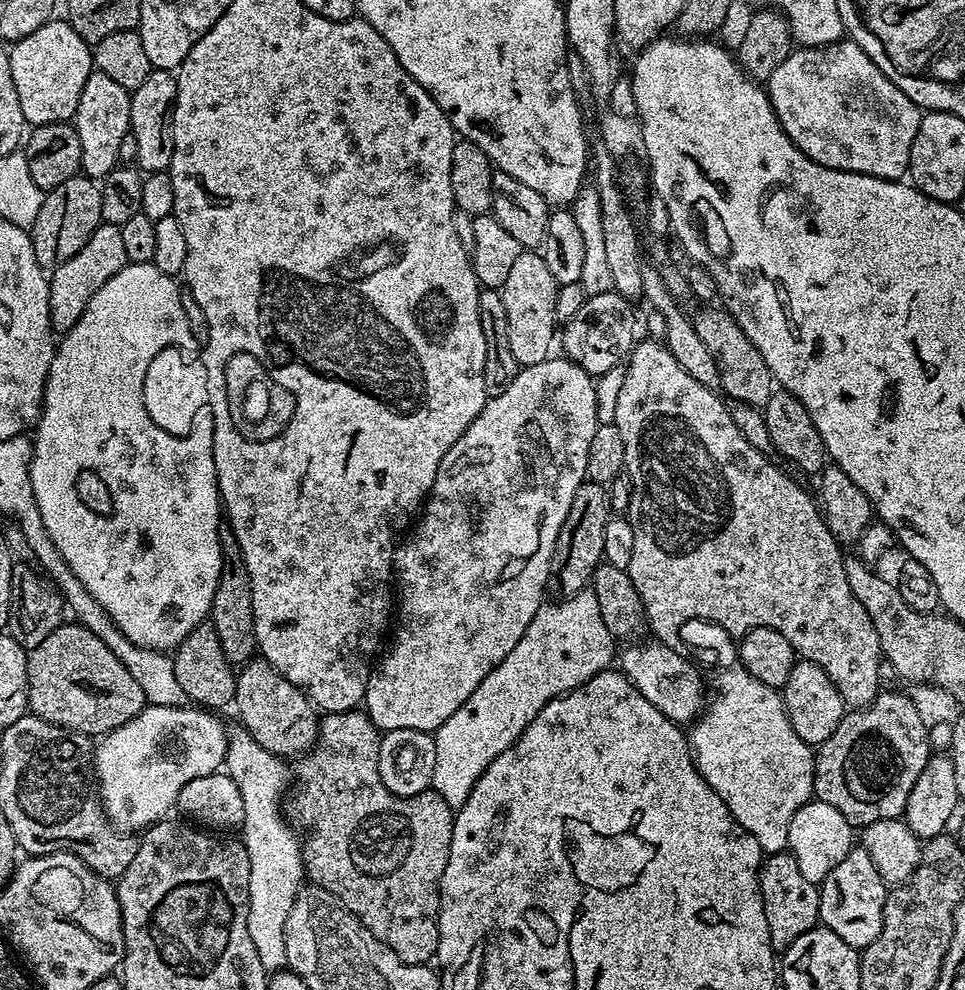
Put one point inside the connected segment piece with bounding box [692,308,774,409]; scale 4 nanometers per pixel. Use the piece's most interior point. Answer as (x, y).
(744, 377)

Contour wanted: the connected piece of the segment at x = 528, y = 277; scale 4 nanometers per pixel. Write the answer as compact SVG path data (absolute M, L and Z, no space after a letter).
M522 250L515 260L510 274L499 294L506 306L506 322L508 323L508 341L510 354L514 354L517 365L534 366L538 362L549 359L552 339L557 339L558 325L554 314L554 298L557 282L554 274L546 266L543 255L536 250Z

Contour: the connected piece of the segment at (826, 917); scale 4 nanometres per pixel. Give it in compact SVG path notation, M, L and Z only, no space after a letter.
M862 846L853 847L842 862L831 870L829 876L819 885L820 919L823 927L834 930L842 942L846 942L857 950L864 949L874 942L878 934L882 934L884 907L888 901L889 885L884 883L882 874L878 874L878 866L866 854Z

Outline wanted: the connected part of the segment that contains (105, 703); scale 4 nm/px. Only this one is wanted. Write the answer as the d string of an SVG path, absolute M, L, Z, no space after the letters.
M61 622L39 646L28 652L28 712L54 726L62 726L84 736L103 738L118 726L130 722L144 707L146 701L142 686L134 680L130 670L122 666L120 659L86 626L75 622Z

